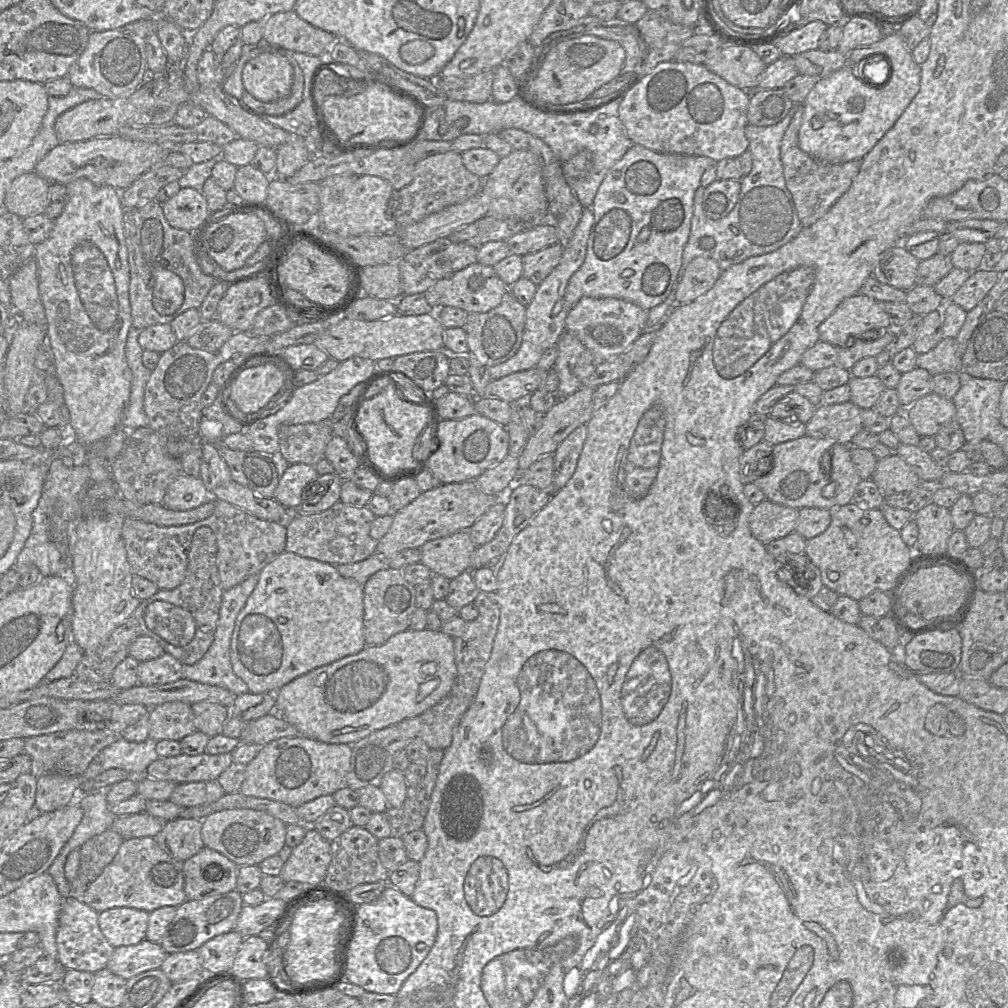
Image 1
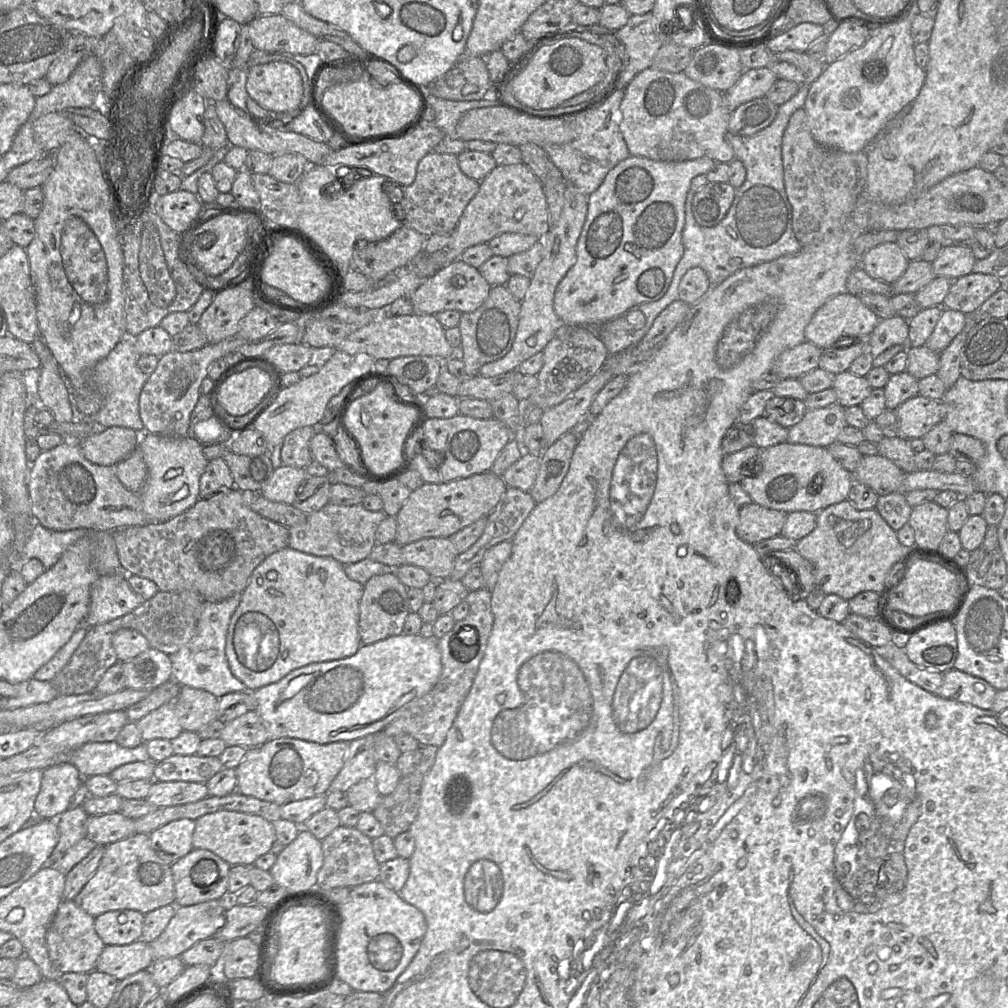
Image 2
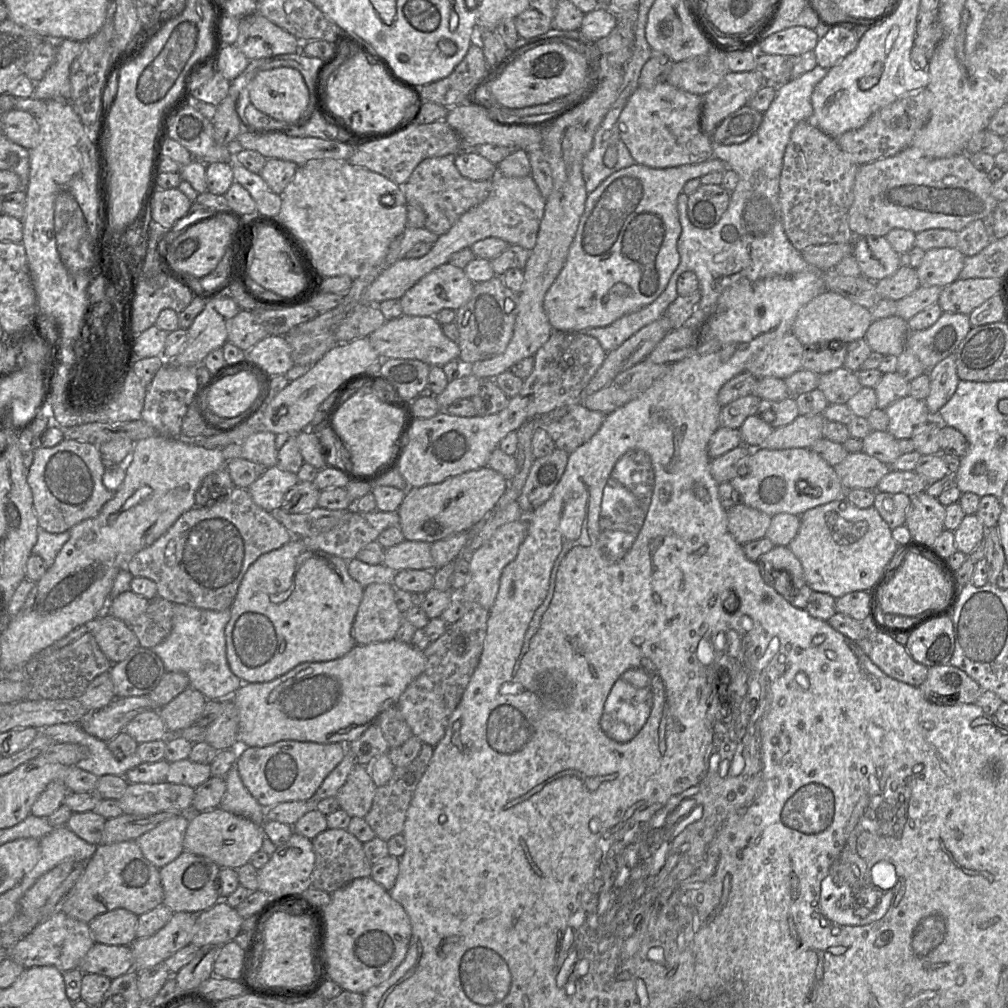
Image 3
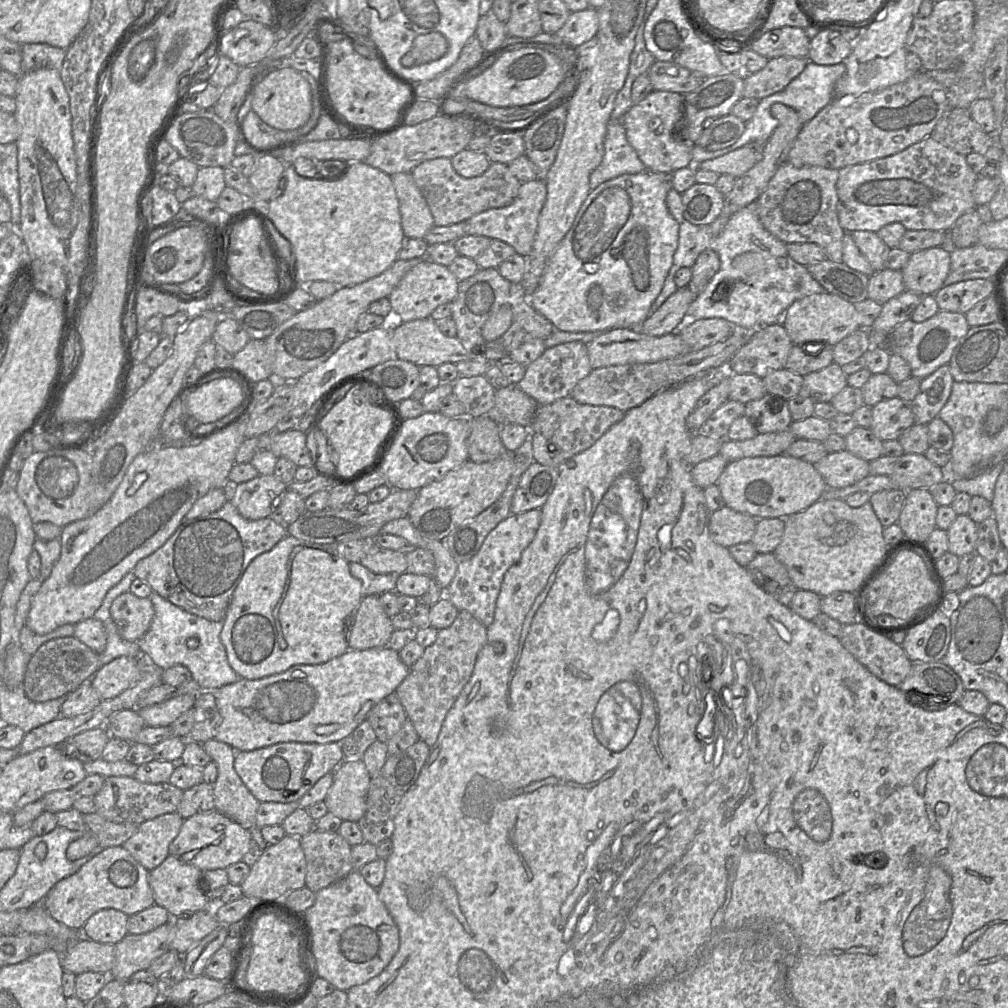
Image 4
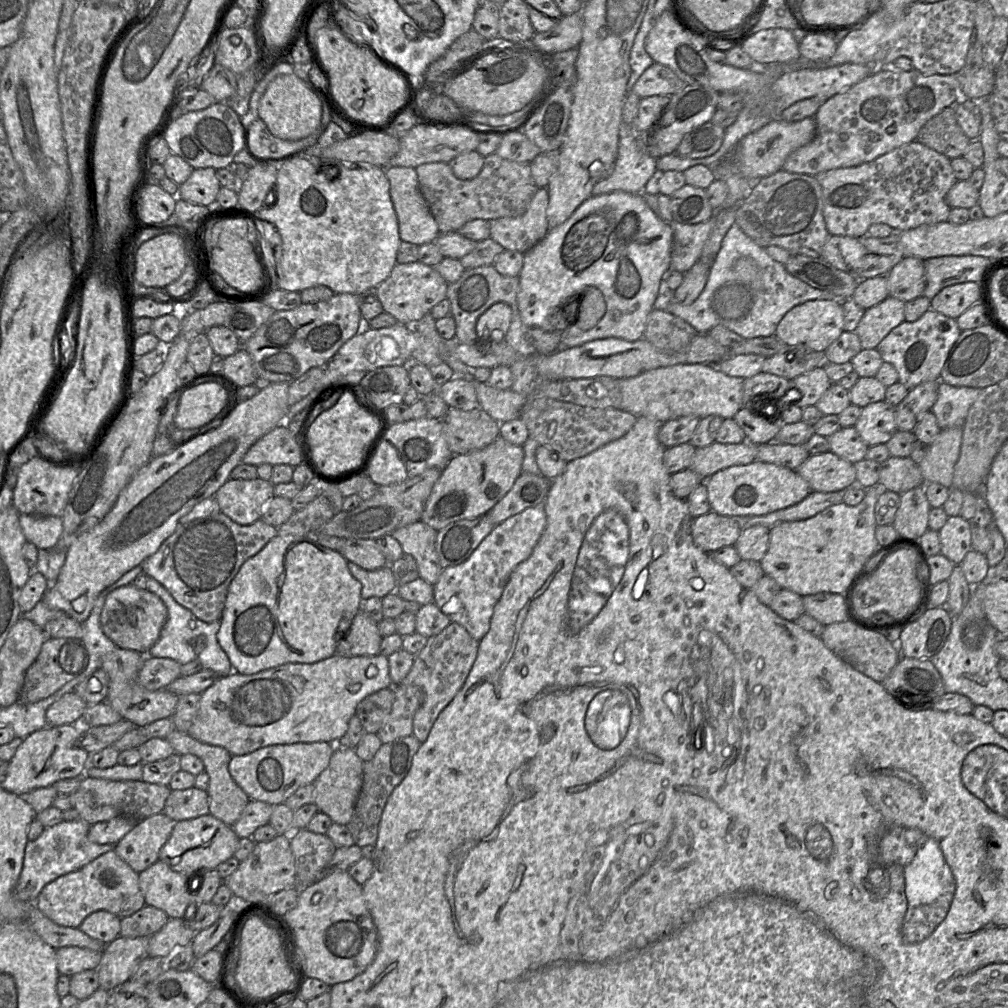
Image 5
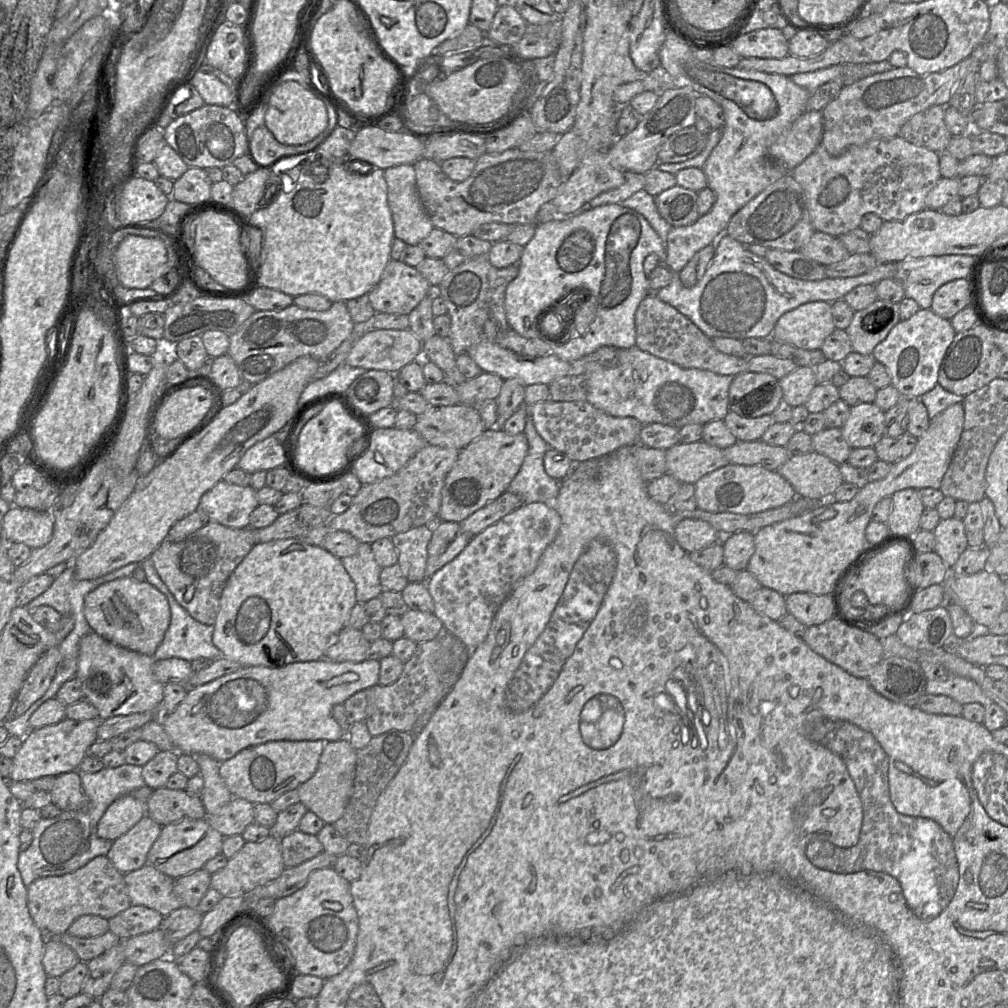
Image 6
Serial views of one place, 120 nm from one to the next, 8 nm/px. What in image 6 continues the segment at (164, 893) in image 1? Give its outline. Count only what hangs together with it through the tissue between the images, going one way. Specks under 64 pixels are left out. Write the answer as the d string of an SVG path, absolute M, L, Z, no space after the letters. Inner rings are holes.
M106 855L95 857L72 873L38 878L27 887L30 915L47 937L66 933L80 916L98 915L109 920L131 905L124 874L115 868Z

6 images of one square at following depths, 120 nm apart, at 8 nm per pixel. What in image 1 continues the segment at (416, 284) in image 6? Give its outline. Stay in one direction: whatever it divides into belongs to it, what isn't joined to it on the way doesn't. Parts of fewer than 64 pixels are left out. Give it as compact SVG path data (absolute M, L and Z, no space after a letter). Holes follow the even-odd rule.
M474 263L450 277L439 280L424 294L434 309L457 307L467 313L475 313L487 312L498 306L503 296L509 291L509 287L499 278L493 267Z

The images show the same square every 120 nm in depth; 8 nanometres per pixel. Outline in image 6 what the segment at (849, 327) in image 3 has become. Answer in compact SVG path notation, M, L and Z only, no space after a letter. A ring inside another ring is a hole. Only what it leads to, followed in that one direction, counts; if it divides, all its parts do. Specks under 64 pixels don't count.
M813 301L784 313L776 322L771 337L765 339L817 350L835 329L831 303Z

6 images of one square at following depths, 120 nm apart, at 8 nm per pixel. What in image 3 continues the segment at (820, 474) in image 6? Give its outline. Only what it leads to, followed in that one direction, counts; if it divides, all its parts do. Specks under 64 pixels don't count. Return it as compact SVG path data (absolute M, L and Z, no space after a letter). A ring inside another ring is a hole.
M864 452L848 453L846 458L833 468L846 491L854 488L876 491L879 481L891 470L890 465L880 462Z

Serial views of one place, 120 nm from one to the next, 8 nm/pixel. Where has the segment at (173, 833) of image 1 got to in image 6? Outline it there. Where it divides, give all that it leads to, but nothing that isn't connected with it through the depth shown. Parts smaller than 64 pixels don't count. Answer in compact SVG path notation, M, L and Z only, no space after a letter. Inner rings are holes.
M145 815L133 828L112 842L108 859L126 874L146 865L147 854L160 835L162 826Z

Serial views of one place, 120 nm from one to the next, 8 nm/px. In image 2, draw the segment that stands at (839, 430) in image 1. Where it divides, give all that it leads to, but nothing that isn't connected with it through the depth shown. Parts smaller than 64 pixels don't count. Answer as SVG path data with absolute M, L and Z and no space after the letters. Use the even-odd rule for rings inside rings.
M838 403L808 410L800 422L788 428L786 442L827 447L847 426L845 407Z

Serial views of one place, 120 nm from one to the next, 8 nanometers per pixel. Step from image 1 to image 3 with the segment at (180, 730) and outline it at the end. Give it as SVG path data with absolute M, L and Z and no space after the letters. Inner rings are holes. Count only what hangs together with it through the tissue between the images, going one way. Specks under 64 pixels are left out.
M146 710L136 715L124 728L138 744L167 740L169 731L158 710Z

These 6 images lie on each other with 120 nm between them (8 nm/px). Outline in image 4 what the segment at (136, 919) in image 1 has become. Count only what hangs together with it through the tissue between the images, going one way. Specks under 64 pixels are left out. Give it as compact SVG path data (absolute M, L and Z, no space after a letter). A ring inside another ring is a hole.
M113 908L99 910L84 924L82 936L98 943L117 944L128 934L128 918L127 914Z

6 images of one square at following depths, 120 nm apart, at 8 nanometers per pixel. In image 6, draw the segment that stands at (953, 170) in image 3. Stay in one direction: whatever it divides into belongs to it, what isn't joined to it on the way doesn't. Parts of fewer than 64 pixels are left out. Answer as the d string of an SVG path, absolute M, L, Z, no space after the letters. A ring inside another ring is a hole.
M896 136L849 147L839 156L829 155L819 144L790 173L804 190L815 230L838 237L859 228L862 217L867 213L876 214L883 221L898 221L925 209L926 196L941 178L939 160L939 153Z

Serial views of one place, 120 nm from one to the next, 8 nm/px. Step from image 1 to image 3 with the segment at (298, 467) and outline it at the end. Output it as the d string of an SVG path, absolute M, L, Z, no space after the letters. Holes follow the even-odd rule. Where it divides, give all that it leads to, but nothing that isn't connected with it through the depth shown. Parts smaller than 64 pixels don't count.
M275 465L267 468L247 490L255 504L271 512L281 508L290 491L298 483L297 474L280 469Z

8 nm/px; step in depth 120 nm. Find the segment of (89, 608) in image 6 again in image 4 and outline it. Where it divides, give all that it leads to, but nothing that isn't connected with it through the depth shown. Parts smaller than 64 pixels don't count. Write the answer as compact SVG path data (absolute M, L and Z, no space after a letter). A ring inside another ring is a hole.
M130 591L119 595L112 603L110 614L121 637L138 642L148 631L154 617L149 597L140 598Z

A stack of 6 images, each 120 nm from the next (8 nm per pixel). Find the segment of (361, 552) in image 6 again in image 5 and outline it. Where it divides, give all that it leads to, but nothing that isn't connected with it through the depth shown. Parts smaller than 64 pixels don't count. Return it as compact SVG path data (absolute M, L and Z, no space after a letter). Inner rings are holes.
M348 562L348 569L362 585L361 598L383 598L397 589L397 584L390 565L377 570L368 571L358 565Z

